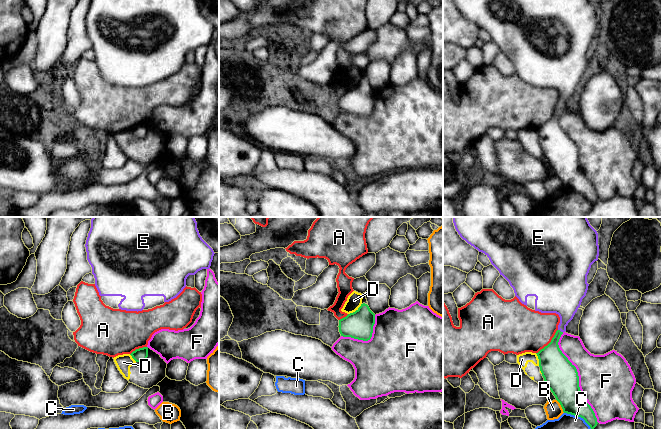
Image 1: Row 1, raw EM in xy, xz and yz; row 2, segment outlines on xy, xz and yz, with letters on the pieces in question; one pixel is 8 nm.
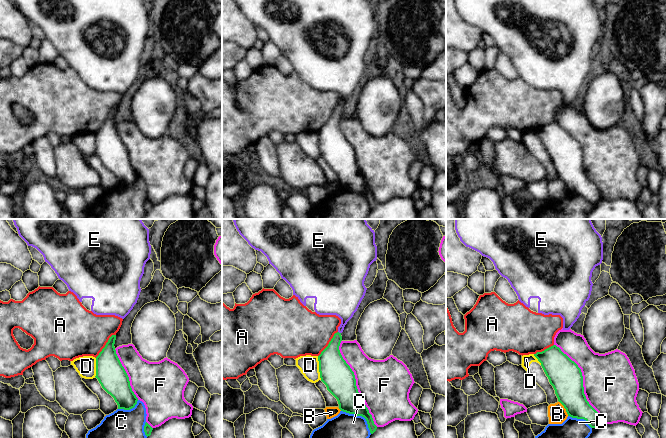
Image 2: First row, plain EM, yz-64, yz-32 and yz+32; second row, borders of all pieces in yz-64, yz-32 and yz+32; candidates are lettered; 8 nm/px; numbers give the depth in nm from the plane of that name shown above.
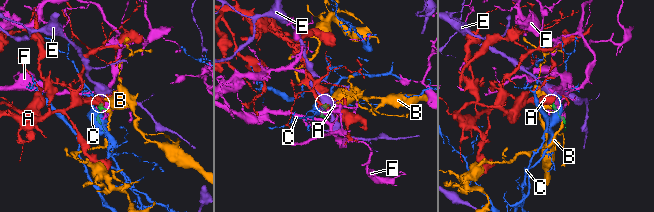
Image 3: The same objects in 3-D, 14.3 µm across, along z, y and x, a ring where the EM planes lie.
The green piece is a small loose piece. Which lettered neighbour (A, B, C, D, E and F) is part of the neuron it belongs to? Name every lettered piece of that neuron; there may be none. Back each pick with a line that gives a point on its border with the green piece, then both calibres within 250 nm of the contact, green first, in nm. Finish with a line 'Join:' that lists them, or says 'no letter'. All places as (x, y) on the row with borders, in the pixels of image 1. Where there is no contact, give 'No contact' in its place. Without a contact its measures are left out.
E: Touches green at yz (559, 330). Thickness 200 nm (green) against 260 nm
Join: E

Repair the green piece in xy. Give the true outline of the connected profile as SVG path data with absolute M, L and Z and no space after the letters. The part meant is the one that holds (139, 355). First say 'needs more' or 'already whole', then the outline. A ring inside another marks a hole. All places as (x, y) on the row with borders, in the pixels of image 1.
already whole; M148 347L136 349L130 355L136 362L143 362L148 357Z

